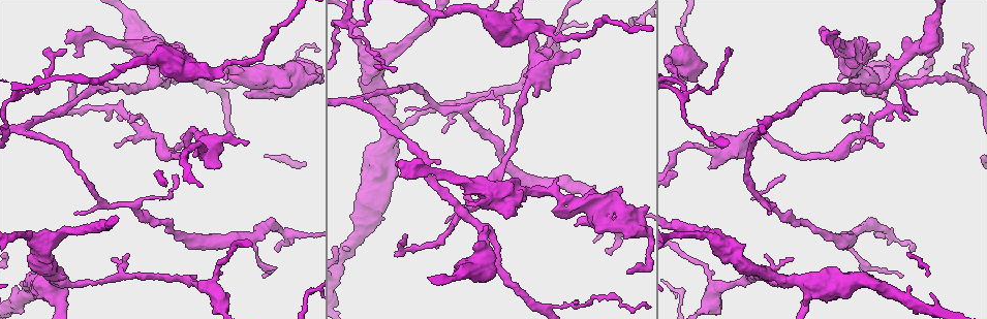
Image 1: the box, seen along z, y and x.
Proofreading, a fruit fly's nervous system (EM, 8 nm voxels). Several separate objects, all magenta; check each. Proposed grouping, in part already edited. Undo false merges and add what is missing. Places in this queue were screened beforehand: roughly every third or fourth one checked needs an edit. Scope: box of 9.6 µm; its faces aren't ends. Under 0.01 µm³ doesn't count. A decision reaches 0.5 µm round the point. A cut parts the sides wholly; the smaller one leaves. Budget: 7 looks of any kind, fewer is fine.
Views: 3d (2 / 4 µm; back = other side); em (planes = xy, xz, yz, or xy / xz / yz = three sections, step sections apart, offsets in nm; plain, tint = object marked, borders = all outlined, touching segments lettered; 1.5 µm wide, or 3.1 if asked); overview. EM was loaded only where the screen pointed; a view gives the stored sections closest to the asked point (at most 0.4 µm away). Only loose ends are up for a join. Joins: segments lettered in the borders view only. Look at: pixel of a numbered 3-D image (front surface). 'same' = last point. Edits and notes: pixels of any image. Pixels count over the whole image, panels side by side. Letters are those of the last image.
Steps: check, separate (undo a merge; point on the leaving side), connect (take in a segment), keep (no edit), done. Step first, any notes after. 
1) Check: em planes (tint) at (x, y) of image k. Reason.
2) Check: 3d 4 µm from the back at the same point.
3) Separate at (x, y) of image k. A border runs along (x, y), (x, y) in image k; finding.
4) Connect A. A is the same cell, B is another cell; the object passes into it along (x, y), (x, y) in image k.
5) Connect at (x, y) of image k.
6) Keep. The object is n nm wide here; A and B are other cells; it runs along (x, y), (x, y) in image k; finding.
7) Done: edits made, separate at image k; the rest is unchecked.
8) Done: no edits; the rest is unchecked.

Check: em xy step 8 (tint) at (911, 248) of image 1. Thin end.

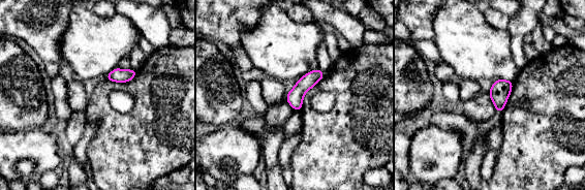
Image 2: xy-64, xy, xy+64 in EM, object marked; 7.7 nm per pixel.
Check: em planes (borders) at the same point. Cut it another way.

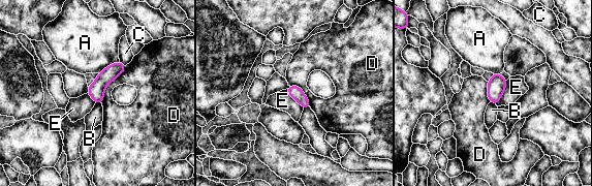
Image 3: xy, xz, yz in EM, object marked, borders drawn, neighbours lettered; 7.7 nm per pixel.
Keep. The longest contact is with D, 360 nm; A, B, C, D and E are other cells; it runs along (122, 66), (98, 86), (97, 100) in image 3; no lettered segment goes on from it.

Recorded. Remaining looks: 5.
Check: em planes (tint) at (968, 85) of image 1. Three-way junction.

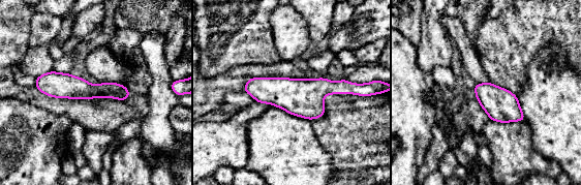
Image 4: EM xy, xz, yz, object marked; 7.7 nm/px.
Check: em planes (borders) at the same point. What lies round it.

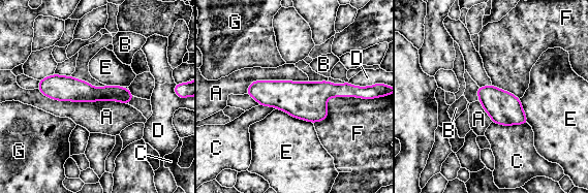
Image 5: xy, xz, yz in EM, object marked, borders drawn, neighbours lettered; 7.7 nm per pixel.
Keep. The longest contact is with A, 650 nm; A, B, C, D, E, F and G are other cells; one neuron here.

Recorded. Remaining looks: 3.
Check: em planes (tint) at (768, 128) of image 1. Three-way junction.

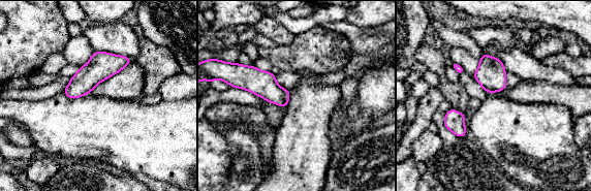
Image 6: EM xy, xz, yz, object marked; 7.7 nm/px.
Check: em planes (borders) at the same point.

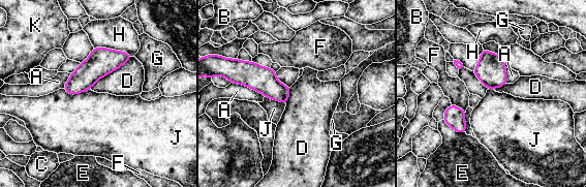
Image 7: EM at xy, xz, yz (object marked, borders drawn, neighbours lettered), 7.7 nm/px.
Keep. The object is 90 nm wide here; A, B, C, D, E, F, G, H, J and K are other cells; it runs along (220, 62), (261, 79), (285, 98) in image 7; continuous, no second neuron.

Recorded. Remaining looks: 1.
Done: no edits; the rest is unchecked.

